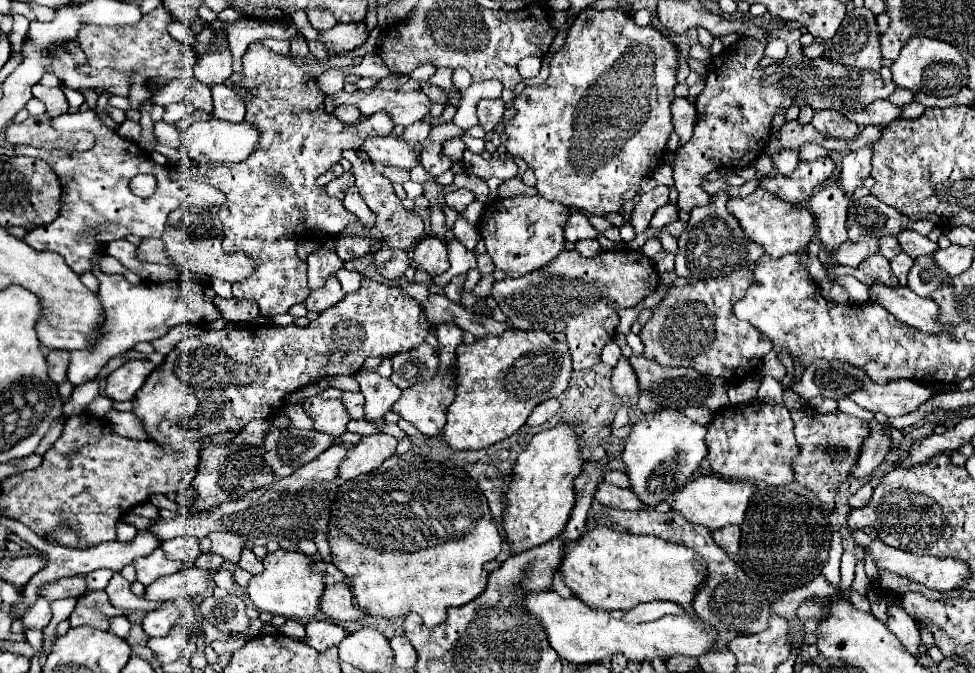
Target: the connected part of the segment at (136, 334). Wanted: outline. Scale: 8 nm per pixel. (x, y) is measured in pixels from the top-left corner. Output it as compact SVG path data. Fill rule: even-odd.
M101 257L93 260L93 274L99 280L99 300L103 304L103 322L99 324L97 340L91 348L73 350L67 378L75 386L85 384L97 376L97 372L109 362L109 358L131 350L137 342L151 342L169 332L169 328L179 324L201 324L221 318L219 308L213 304L215 292L211 286L199 284L195 280L175 280L175 282L141 282L129 284L121 274L105 274L100 269Z

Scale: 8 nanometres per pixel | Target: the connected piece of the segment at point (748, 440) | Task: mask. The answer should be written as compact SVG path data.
M749 402L721 408L707 424L707 460L715 474L729 480L761 480L771 486L793 482L791 464L797 456L793 420L783 404Z

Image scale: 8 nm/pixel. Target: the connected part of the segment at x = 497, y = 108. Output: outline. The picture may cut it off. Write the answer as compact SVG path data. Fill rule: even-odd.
M481 100L477 104L477 118L485 132L491 132L503 118L505 106L501 100Z

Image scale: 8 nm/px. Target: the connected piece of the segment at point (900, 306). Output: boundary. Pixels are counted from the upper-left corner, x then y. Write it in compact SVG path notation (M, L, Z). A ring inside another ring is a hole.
M875 282L869 286L871 294L875 296L877 304L881 304L883 308L887 308L895 318L899 318L901 322L921 328L925 332L947 332L947 324L937 322L937 314L939 308L933 300L929 298L919 298L915 292L911 292L909 288L889 288L881 282Z

